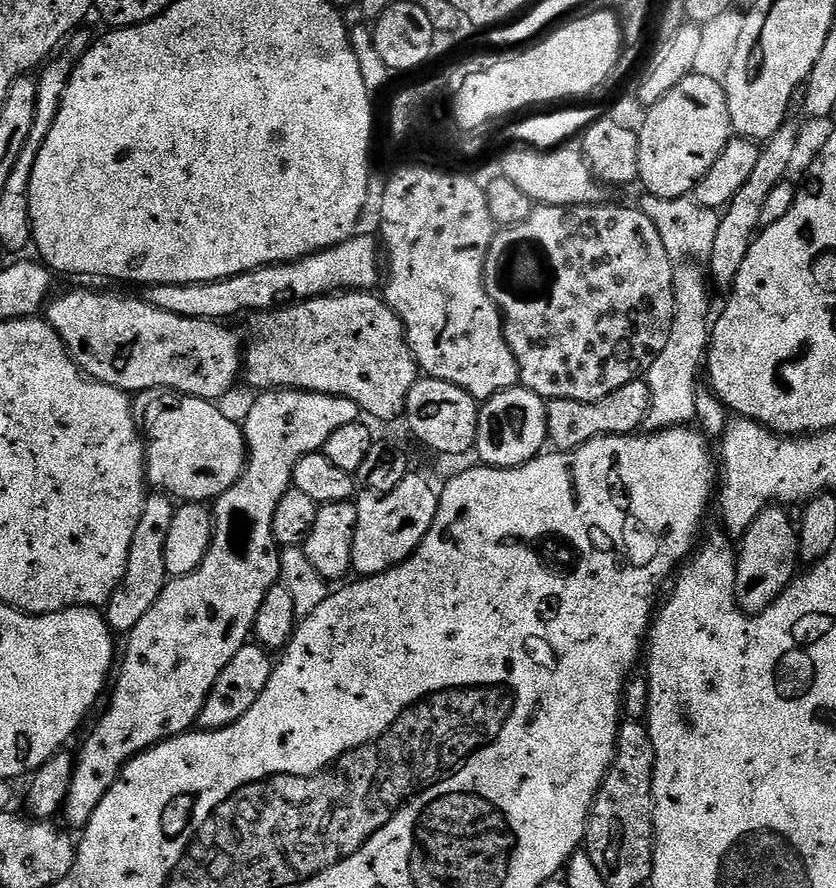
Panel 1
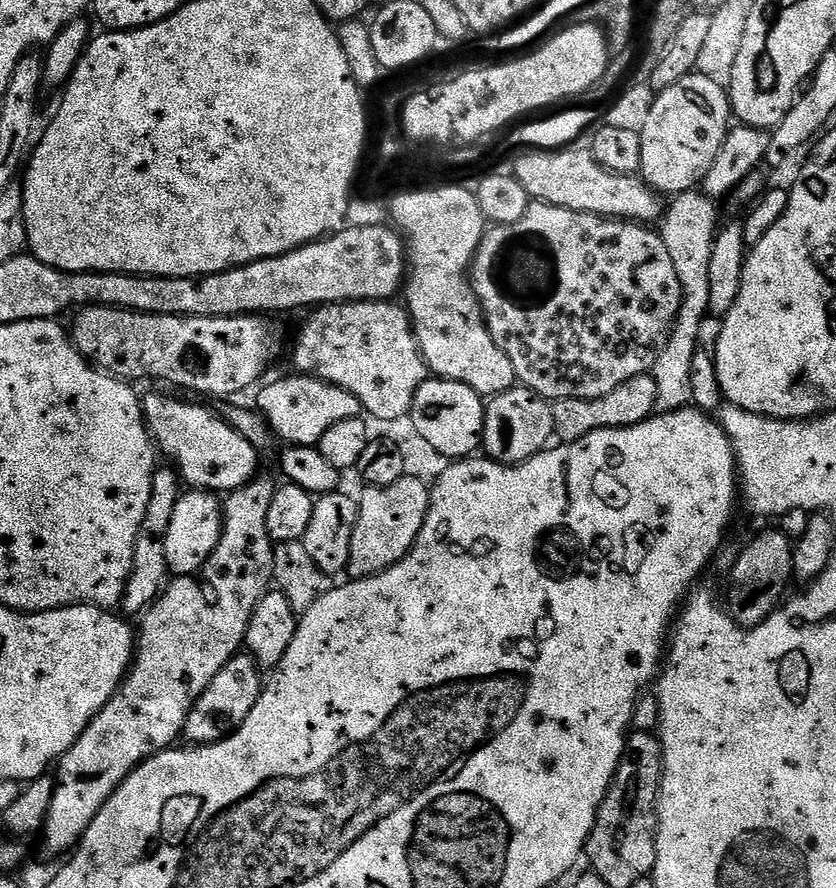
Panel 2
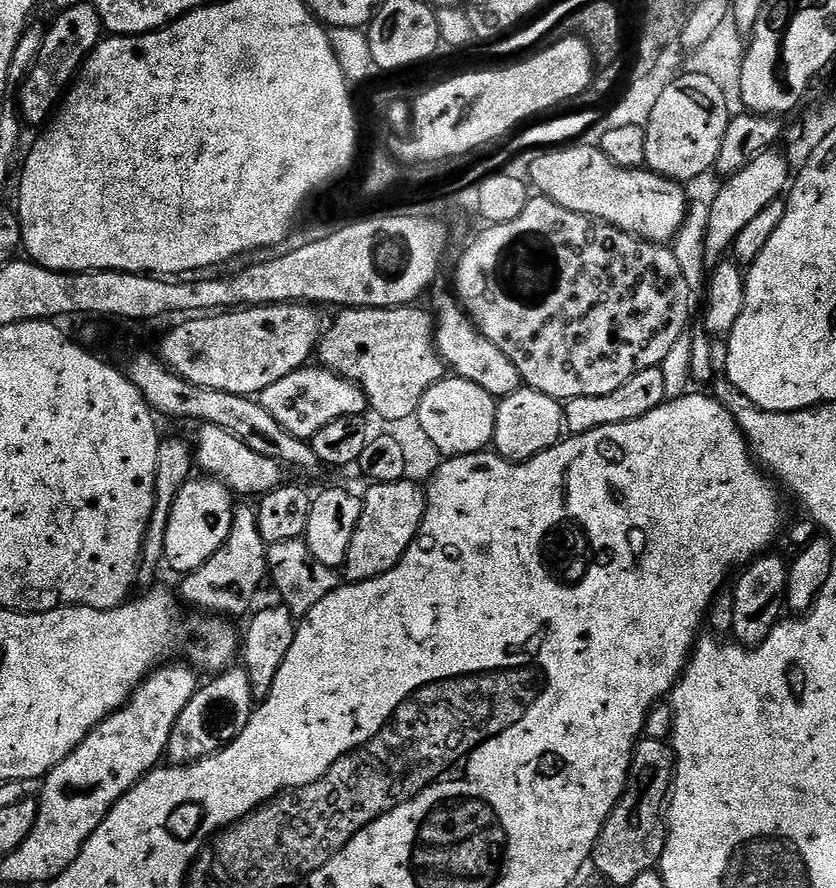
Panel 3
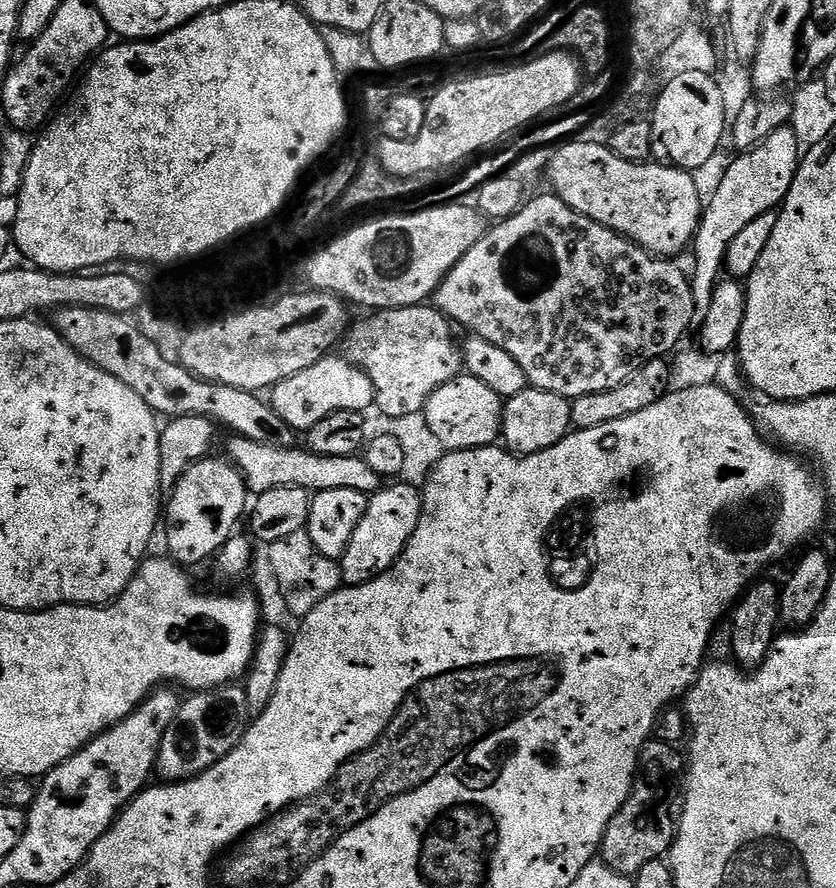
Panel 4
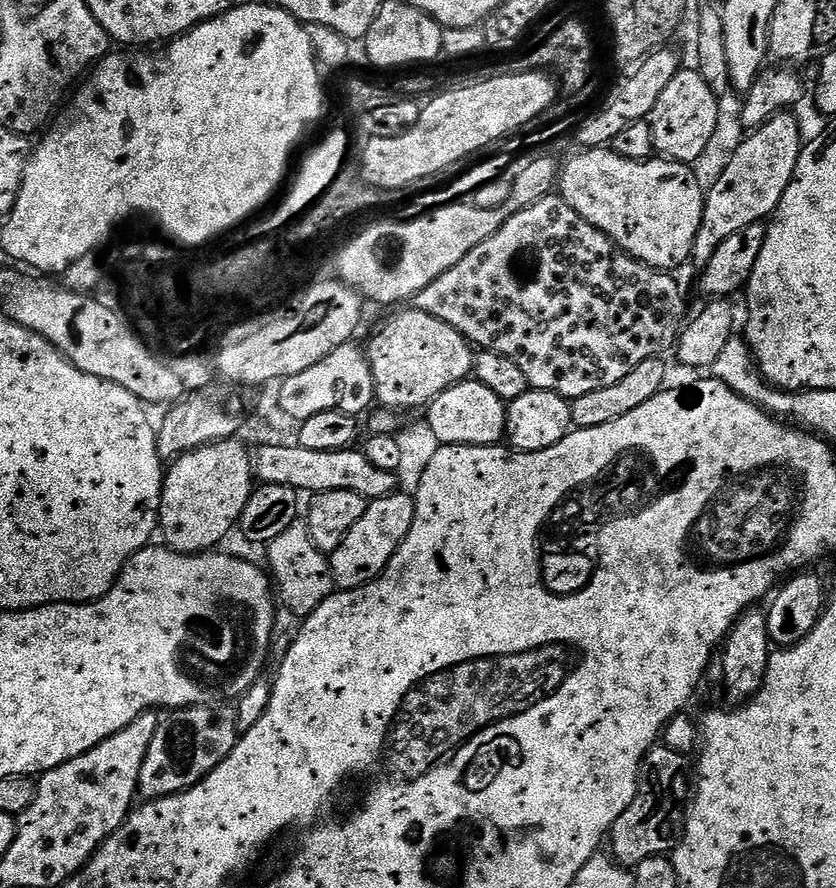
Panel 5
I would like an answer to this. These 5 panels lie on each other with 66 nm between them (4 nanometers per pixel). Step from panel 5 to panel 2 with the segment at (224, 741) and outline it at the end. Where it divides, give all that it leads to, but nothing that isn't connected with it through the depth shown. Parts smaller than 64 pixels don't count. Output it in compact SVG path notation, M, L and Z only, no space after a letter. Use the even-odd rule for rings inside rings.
M248 654L233 656L230 662L226 662L226 666L222 666L222 670L218 670L218 674L214 674L214 682L206 686L198 702L194 702L186 718L186 726L182 733L183 739L192 746L216 744L224 737L238 731L242 722L246 722L250 710L254 710L260 697L261 687L262 671L255 660Z

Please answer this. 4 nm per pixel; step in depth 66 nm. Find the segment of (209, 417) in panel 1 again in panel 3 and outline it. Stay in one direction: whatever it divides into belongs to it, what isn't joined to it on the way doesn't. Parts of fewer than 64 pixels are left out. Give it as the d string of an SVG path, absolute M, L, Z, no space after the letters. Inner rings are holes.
M201 423L199 428L200 433L194 439L194 460L199 471L201 468L204 471L201 473L207 474L213 480L219 480L237 497L259 498L285 483L285 469L278 462L274 462L274 458L262 458L262 454L250 450L246 442L234 438L234 434L222 430L222 426Z

